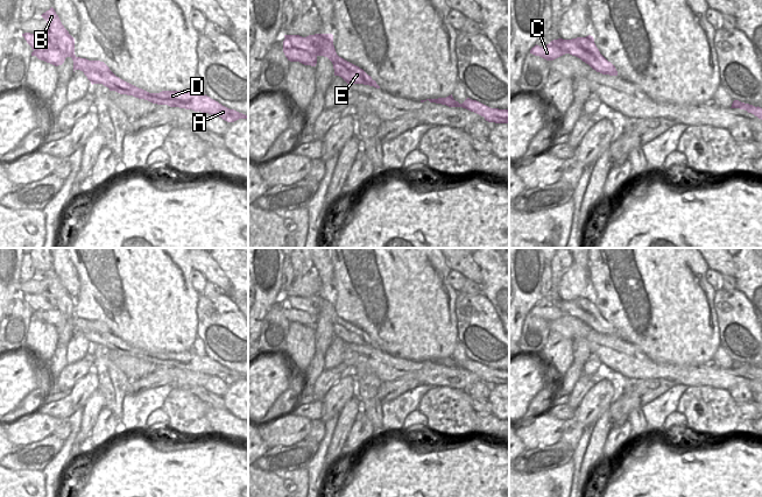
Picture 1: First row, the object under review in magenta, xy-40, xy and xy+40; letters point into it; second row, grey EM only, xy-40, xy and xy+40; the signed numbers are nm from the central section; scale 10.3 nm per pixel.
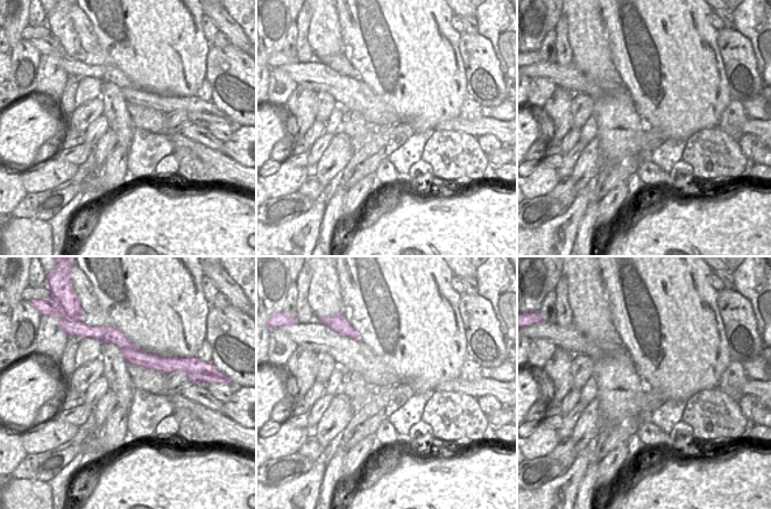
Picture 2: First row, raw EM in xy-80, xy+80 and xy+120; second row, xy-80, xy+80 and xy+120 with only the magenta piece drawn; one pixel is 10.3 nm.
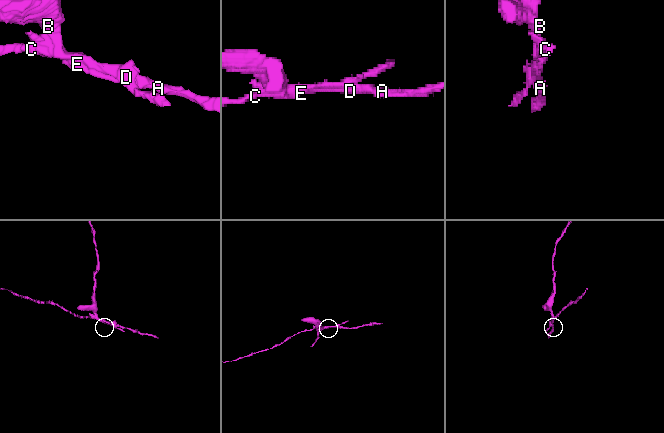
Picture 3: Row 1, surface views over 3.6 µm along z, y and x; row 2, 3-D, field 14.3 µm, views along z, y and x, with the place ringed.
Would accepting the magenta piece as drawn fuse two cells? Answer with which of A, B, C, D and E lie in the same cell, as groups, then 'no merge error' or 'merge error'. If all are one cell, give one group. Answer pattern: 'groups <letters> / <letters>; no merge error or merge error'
groups A C D / B E; merge error

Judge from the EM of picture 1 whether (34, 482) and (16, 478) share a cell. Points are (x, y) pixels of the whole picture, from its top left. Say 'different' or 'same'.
same

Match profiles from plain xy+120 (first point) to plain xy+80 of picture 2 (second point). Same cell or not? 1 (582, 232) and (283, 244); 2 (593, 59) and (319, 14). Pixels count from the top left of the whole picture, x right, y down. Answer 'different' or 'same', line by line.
1: different
2: same

